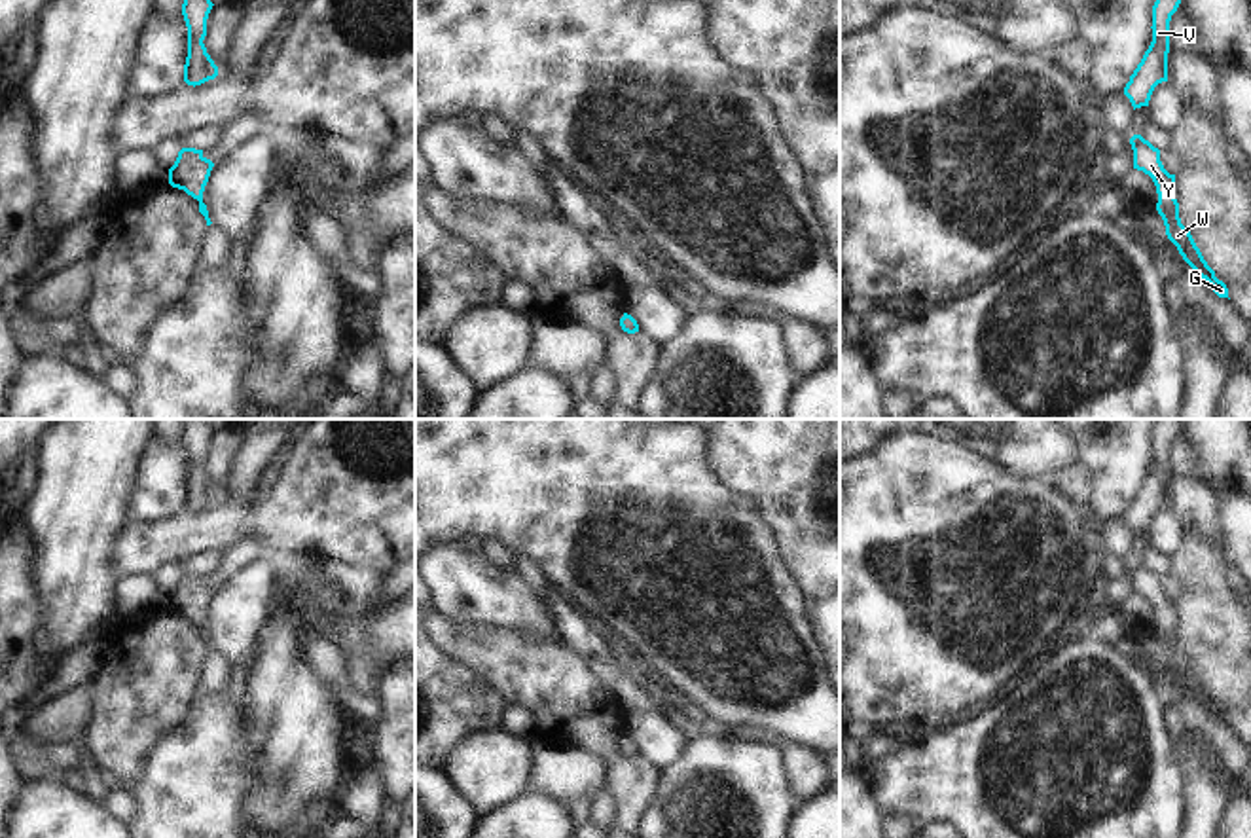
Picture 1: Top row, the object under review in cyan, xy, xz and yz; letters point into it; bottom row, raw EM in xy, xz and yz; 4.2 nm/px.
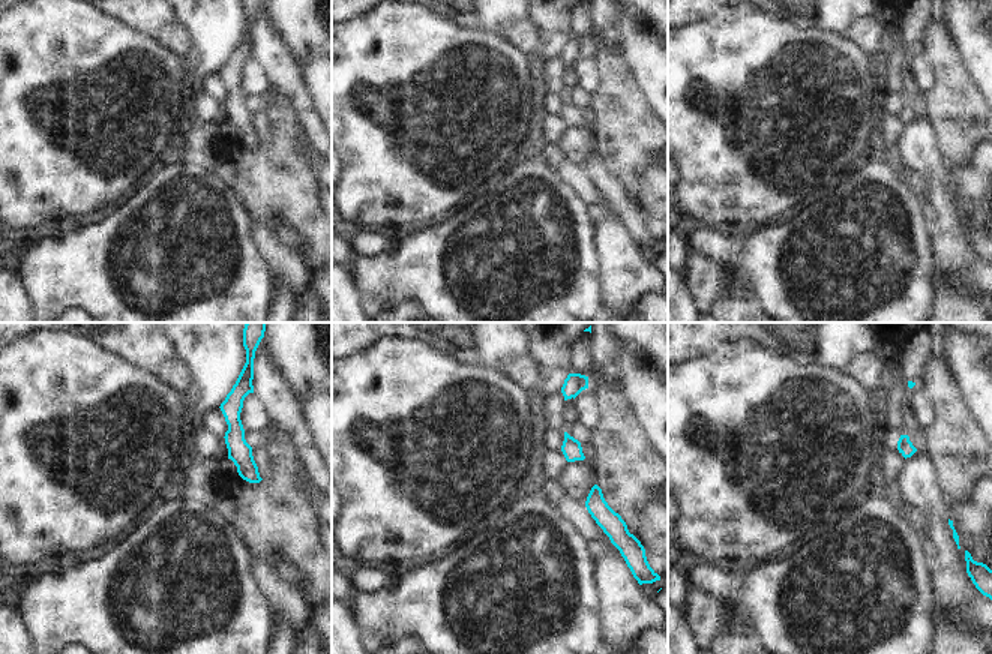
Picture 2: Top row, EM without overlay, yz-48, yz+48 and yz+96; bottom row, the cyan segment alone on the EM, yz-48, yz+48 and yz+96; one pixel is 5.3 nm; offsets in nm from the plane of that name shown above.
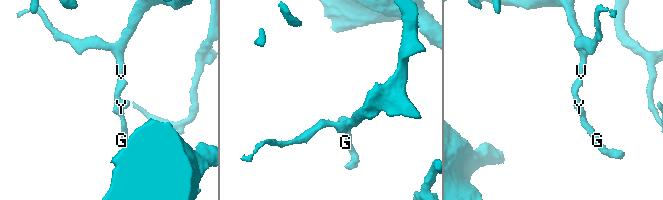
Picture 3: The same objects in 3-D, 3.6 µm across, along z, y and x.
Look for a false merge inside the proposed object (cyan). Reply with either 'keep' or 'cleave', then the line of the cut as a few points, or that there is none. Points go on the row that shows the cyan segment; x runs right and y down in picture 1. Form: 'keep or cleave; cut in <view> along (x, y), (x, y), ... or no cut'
keep; no cut

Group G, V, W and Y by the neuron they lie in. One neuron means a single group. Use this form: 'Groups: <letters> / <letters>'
Groups: G V W Y

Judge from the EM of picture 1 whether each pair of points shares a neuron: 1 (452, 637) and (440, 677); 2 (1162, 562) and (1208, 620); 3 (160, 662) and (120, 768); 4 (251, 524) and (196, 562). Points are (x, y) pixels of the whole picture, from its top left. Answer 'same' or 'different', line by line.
1: different
2: different
3: same
4: different

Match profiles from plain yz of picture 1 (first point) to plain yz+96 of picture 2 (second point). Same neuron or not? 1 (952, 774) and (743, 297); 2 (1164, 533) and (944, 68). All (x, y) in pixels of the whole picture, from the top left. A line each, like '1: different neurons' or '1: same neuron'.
1: different neurons
2: different neurons

